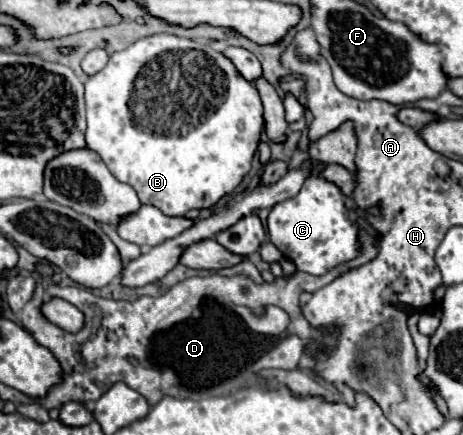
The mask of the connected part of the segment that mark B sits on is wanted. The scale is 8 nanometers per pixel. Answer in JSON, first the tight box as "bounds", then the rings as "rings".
{"bounds":[84,33,264,217],"rings":[[[168,33],[142,37],[136,43],[132,43],[130,47],[126,47],[124,51],[112,53],[108,65],[102,71],[86,77],[84,87],[86,87],[86,117],[88,117],[86,145],[88,145],[90,151],[96,151],[104,159],[106,167],[112,171],[112,175],[118,181],[128,183],[130,187],[136,189],[142,203],[154,205],[166,215],[182,217],[190,209],[206,209],[206,207],[212,207],[214,203],[218,203],[224,195],[232,193],[238,187],[238,183],[244,179],[244,175],[250,171],[252,157],[258,149],[258,143],[260,143],[260,137],[262,137],[262,131],[264,131],[262,101],[260,101],[260,95],[258,95],[256,87],[252,83],[248,83],[236,71],[236,67],[222,53],[214,51],[212,47],[202,45],[198,41],[192,41],[192,39],[182,39],[182,37],[176,37],[176,35],[168,35]]]}

